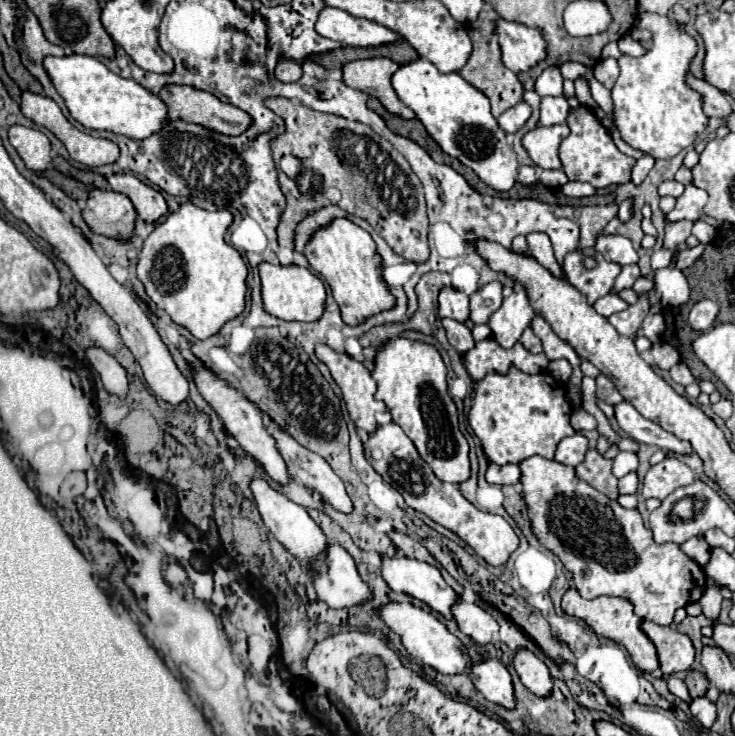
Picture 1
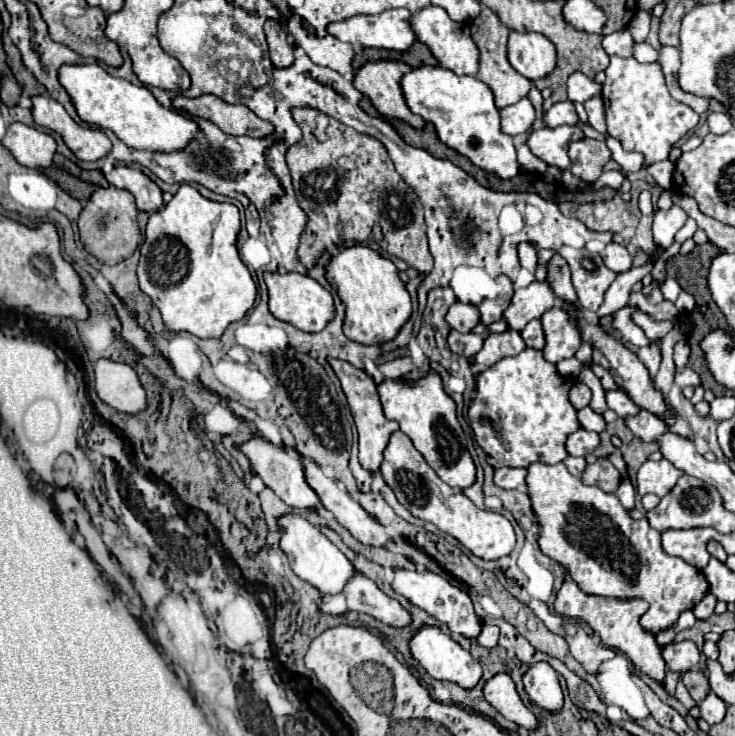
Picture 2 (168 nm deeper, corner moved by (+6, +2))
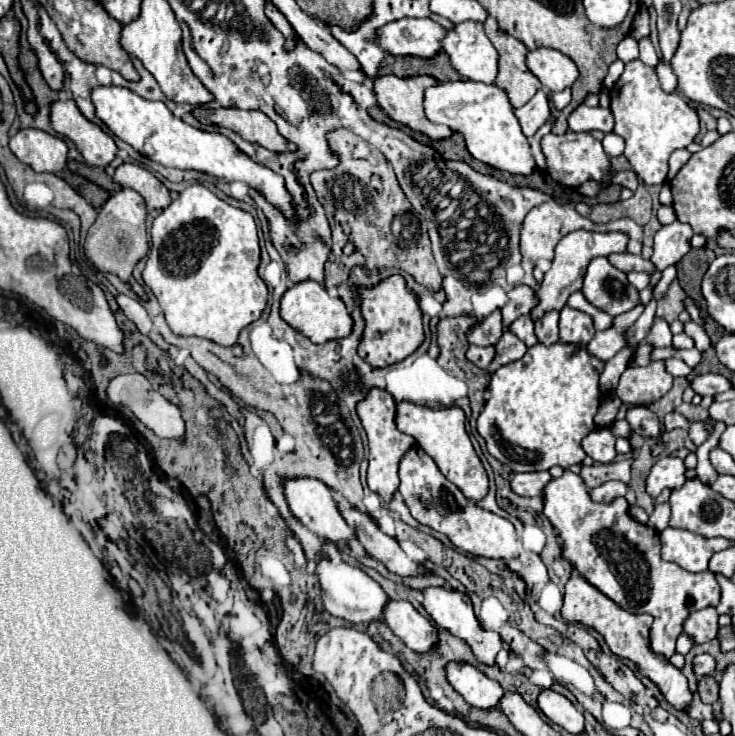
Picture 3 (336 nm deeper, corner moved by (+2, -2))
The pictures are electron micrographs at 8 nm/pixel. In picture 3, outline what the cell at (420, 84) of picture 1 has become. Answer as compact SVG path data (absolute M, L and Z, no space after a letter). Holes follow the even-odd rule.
M476 81L440 83L438 87L426 89L424 111L432 123L442 123L448 125L452 131L462 133L466 139L466 147L474 159L514 175L530 175L536 171L530 143L520 129L514 107L508 101L504 89Z

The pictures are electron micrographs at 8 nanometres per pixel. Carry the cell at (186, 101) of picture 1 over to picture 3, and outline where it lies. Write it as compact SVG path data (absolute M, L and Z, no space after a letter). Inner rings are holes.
M232 107L232 109L208 109L206 113L208 113L208 121L212 125L232 129L234 133L238 133L242 139L246 139L250 143L262 145L276 153L296 151L296 145L286 141L278 133L274 121L260 111L240 111L240 109Z

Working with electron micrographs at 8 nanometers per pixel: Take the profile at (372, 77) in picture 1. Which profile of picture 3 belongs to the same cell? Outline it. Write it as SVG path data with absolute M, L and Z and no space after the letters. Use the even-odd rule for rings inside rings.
M386 75L386 77L378 77L374 81L374 91L376 91L376 97L378 97L378 103L380 107L388 113L390 119L402 123L402 125L408 125L410 129L414 131L420 131L424 135L428 135L430 139L446 139L450 137L454 131L446 125L438 125L438 123L432 123L426 119L424 115L424 91L430 87L430 85L438 85L438 81L434 77L428 77L428 75L422 75L422 77L408 77L408 79L400 79L396 75Z

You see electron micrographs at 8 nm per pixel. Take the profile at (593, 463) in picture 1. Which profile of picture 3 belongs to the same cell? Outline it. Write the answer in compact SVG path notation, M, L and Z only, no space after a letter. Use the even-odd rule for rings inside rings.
M608 481L608 483L592 489L590 497L592 497L592 501L598 501L598 503L602 503L602 501L614 501L614 497L624 497L626 491L628 491L628 487L624 483L620 483L620 481Z

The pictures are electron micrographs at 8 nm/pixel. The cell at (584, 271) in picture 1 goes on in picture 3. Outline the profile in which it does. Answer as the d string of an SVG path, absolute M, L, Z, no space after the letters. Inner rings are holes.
M606 257L590 261L582 287L584 297L596 309L616 317L640 305L638 289L634 289L620 269L614 269Z

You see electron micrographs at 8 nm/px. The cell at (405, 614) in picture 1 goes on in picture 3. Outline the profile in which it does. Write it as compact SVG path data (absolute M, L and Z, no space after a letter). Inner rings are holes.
M448 663L446 675L450 685L464 697L464 701L476 709L496 709L506 693L500 683L488 679L484 673L468 663Z

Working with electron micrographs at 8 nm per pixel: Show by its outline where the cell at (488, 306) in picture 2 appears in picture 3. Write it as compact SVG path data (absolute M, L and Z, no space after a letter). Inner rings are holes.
M518 285L514 287L510 293L510 303L506 307L502 307L502 317L504 317L504 327L508 327L512 321L516 321L520 315L530 313L530 309L534 309L534 305L538 305L538 295L532 287L526 285Z

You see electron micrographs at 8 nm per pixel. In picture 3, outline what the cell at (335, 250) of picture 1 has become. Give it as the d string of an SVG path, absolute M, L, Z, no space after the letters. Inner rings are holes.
M392 275L390 279L378 283L376 287L360 289L358 293L360 293L362 317L366 321L364 337L358 347L358 355L364 361L382 369L406 359L424 343L424 323L418 301L400 275Z

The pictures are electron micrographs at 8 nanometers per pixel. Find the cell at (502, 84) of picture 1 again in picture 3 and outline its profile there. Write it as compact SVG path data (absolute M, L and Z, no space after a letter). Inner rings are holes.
M488 17L484 21L484 29L488 39L500 53L500 73L496 85L508 93L510 103L514 107L526 105L534 97L534 93L542 89L538 77L534 77L526 67L526 53L528 53L526 45L514 39L512 35L504 33L494 17Z

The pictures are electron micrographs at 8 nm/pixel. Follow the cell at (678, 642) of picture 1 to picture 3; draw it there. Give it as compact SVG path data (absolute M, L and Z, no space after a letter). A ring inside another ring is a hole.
M704 653L704 655L696 655L696 657L694 657L694 673L696 673L696 677L718 675L714 657L710 657L710 655L706 655L706 653Z

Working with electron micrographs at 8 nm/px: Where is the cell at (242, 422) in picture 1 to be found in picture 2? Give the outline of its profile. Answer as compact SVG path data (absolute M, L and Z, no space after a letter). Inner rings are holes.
M254 435L248 441L240 443L238 449L248 457L254 473L262 477L264 485L270 487L286 505L290 505L290 507L310 507L310 509L314 509L314 507L320 505L316 493L304 481L304 469L300 465L300 459L296 459L294 455L290 455L286 449L276 447L270 441L264 441L260 435Z

